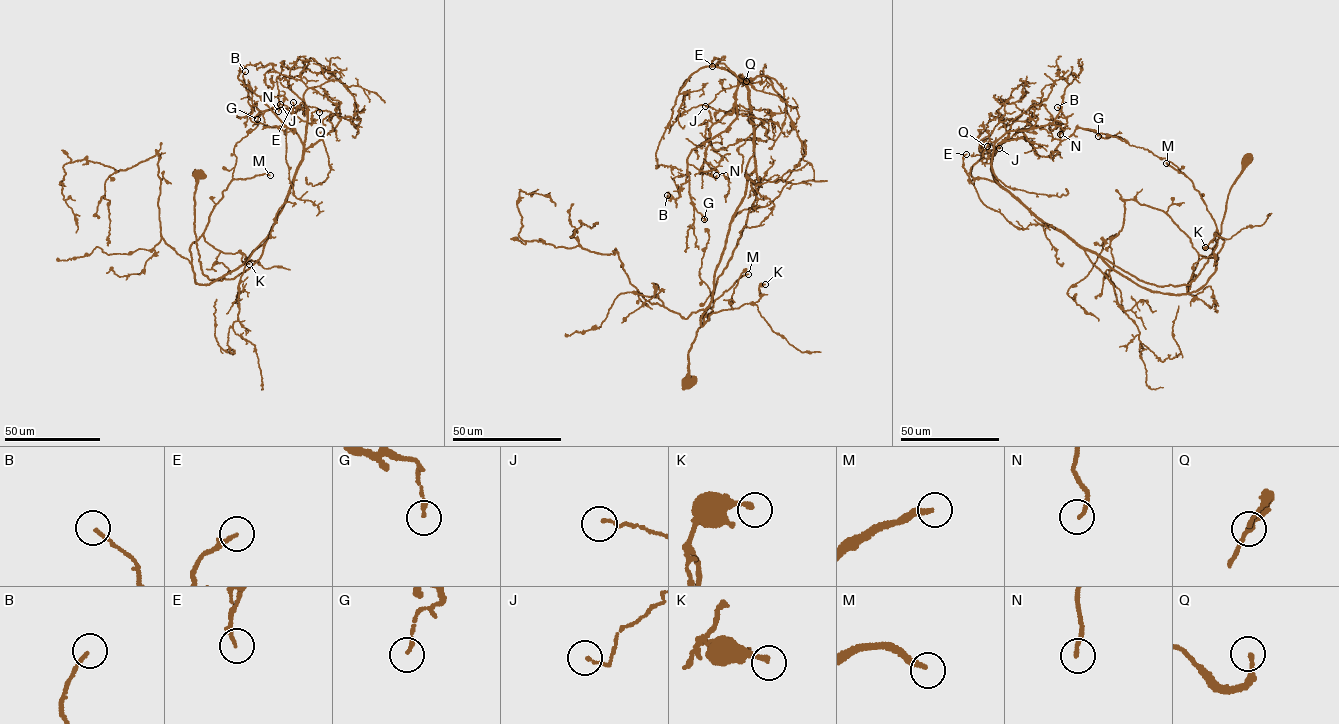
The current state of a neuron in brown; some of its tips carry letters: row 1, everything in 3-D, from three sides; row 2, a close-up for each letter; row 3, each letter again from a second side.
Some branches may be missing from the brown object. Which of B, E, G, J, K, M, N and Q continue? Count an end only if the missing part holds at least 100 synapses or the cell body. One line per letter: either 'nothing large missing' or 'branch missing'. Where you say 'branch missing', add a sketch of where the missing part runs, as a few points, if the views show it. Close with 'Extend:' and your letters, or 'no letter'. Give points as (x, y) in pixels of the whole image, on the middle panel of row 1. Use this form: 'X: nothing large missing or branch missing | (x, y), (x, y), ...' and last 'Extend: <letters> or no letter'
B: nothing large missing
E: nothing large missing
G: nothing large missing
J: nothing large missing
K: nothing large missing
M: branch missing
N: nothing large missing
Q: nothing large missing
Extend: M

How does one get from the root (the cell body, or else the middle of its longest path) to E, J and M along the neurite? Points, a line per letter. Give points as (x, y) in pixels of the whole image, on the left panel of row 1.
E: (198, 174), (202, 272), (231, 279), (260, 257), (301, 162), (302, 143), (286, 131), (293, 102)
J: (198, 174), (194, 233), (202, 272), (210, 280), (231, 279), (260, 257), (301, 162), (306, 121), (280, 104)
M: (198, 174), (203, 274), (234, 278), (264, 245), (202, 285), (189, 248), (213, 206), (234, 179), (270, 175)

